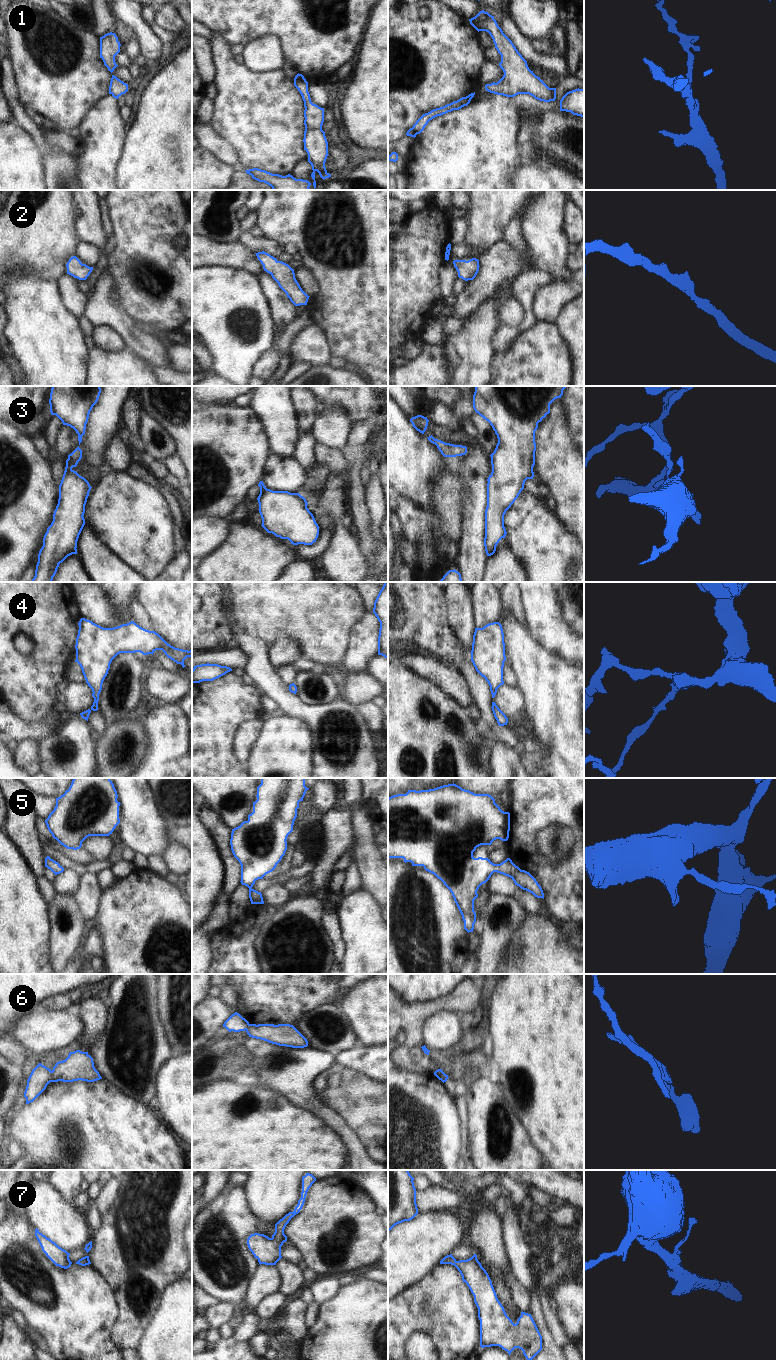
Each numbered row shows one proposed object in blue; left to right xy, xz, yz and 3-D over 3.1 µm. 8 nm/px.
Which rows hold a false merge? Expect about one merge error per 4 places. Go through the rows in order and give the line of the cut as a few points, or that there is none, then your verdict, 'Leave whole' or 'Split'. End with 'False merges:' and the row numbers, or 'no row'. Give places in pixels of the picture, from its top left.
1: No split. Leave whole
2: No split. Leave whole
3: No split. Leave whole
4: No split. Leave whole
5: No split. Leave whole
6: Split along xy (51, 1071), (50, 1081). Split
7: No split. Leave whole
False merges: 6.

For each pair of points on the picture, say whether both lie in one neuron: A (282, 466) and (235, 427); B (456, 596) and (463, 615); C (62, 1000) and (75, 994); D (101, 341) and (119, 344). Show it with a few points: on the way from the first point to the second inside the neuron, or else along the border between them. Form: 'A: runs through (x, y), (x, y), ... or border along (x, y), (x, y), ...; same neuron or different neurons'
A: border along (272, 454), (263, 469), (262, 478); different neurons
B: runs through (460, 601), (460, 610); same neuron
C: border along (66, 994), (71, 1002); different neurons
D: runs through (105, 341), (115, 343); same neuron

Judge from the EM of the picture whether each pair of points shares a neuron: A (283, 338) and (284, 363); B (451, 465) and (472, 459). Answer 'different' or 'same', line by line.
A: different
B: different

